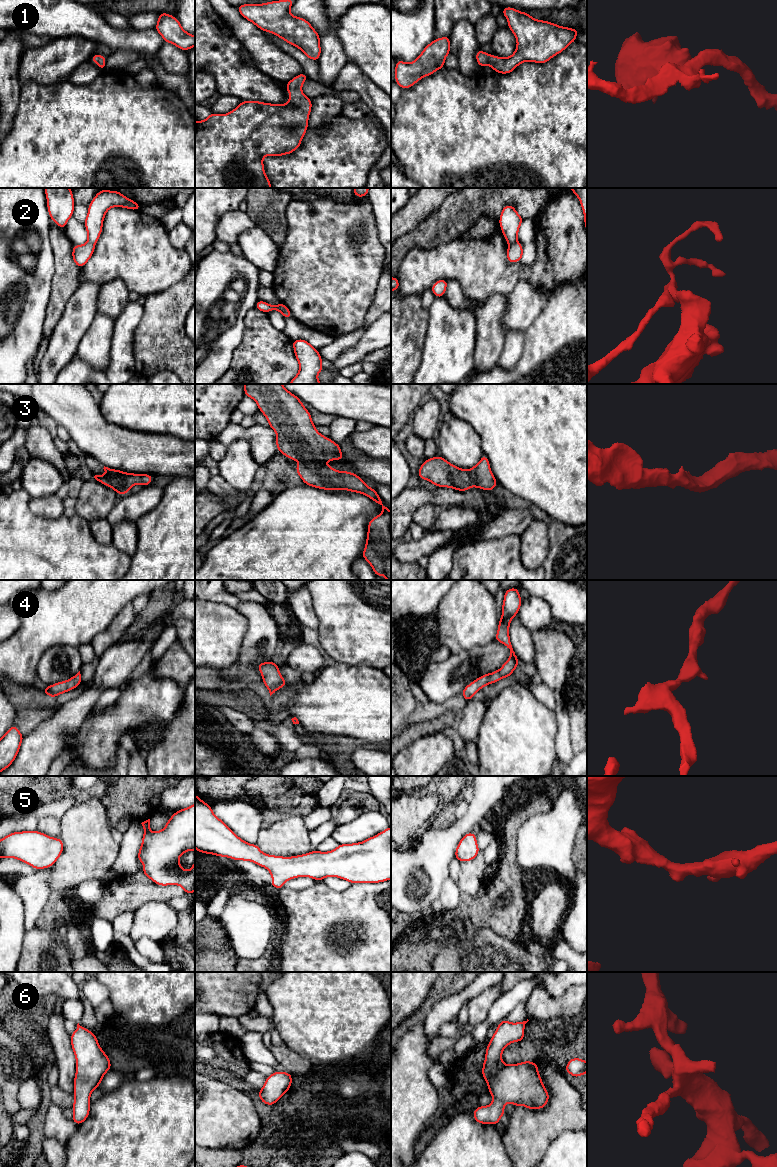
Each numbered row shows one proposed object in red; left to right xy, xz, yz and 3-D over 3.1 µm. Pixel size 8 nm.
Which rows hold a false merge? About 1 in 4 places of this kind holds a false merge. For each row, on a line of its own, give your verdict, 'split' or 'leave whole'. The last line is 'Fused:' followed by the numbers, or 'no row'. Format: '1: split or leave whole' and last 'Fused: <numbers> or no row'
1: leave whole
2: split
3: leave whole
4: leave whole
5: leave whole
6: leave whole
Fused: 2

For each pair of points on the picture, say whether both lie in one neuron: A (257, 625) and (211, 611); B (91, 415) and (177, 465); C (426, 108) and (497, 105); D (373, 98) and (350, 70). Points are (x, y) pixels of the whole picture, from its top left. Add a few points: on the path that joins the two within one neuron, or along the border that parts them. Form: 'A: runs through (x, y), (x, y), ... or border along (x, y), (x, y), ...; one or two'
A: border along (235, 608), (246, 620), (246, 633), (241, 645); two
B: runs through (112, 437), (125, 450), (155, 454); one
C: runs through (444, 108), (466, 108), (472, 102), (479, 104); one
D: runs through (367, 91), (353, 77); one

